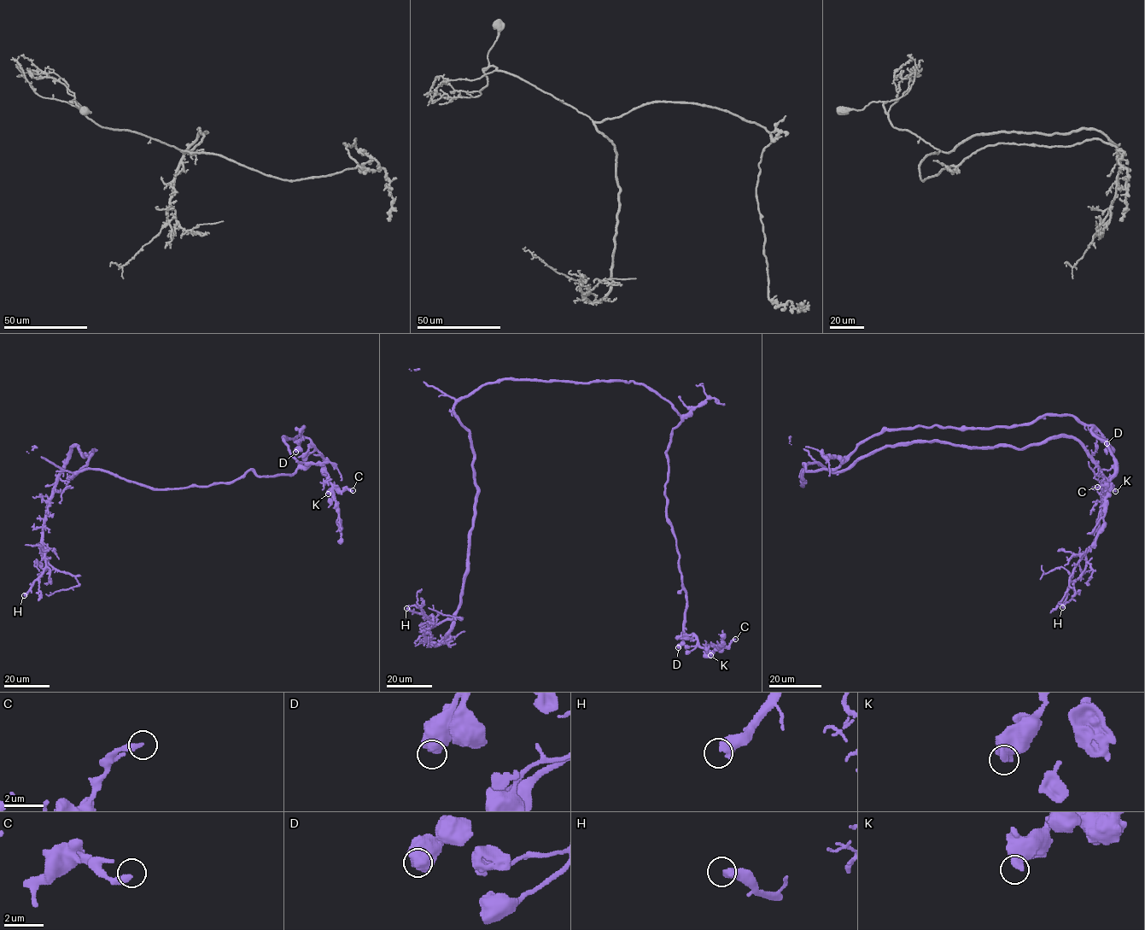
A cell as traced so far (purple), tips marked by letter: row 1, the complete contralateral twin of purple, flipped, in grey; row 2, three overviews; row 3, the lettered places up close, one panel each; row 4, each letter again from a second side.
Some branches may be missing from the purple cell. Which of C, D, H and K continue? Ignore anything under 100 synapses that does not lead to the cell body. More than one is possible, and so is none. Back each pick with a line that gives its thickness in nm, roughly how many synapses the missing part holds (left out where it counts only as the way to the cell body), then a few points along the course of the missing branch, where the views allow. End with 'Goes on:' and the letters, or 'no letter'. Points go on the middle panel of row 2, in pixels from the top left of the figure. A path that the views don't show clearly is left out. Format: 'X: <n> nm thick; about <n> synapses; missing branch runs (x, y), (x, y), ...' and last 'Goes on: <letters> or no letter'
H: 500 nm thick; about 110 synapses
Goes on: H

